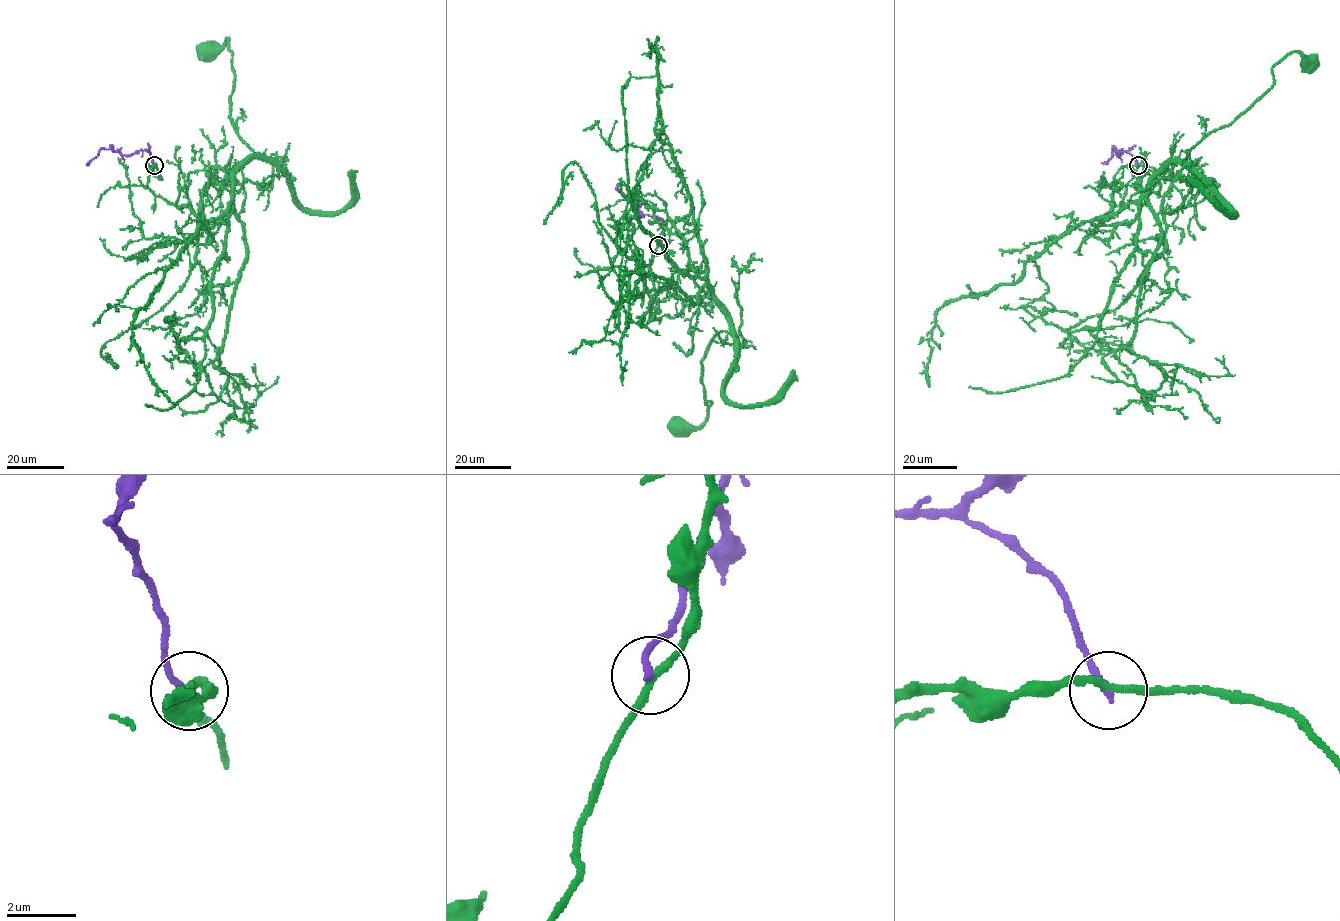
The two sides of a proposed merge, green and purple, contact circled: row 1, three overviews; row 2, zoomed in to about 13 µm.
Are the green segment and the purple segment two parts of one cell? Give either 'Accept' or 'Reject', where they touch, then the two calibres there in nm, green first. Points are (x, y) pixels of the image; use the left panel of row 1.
Reject. Place: (154, 165). Thickness 200 nm (green) against 200 nm

